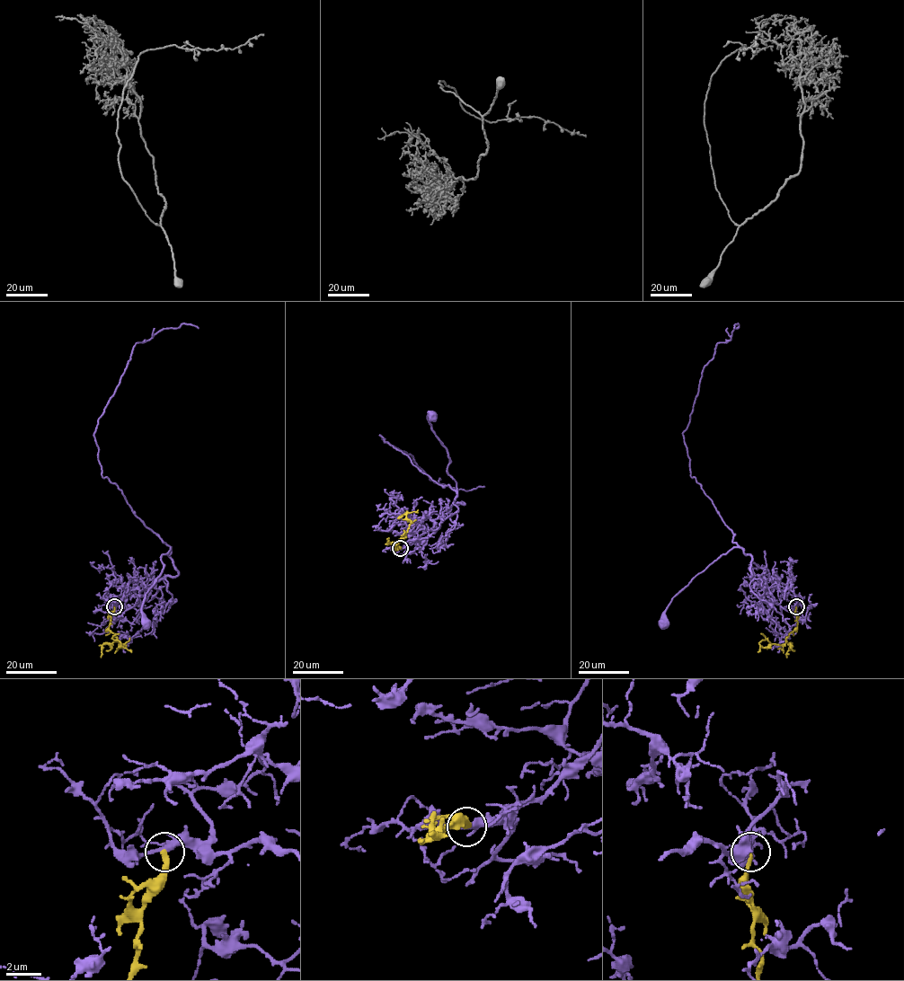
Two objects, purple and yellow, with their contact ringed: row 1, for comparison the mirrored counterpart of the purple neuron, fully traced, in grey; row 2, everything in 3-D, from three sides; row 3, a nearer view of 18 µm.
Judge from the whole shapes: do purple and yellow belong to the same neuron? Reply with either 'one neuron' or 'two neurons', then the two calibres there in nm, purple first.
two neurons | 260/240 nm

